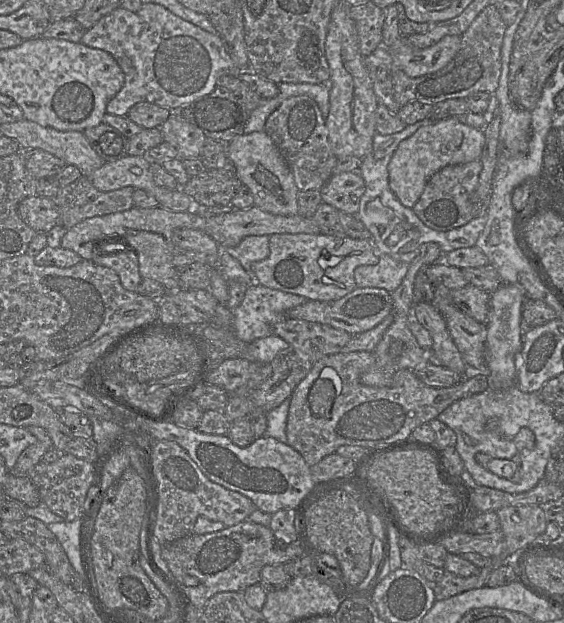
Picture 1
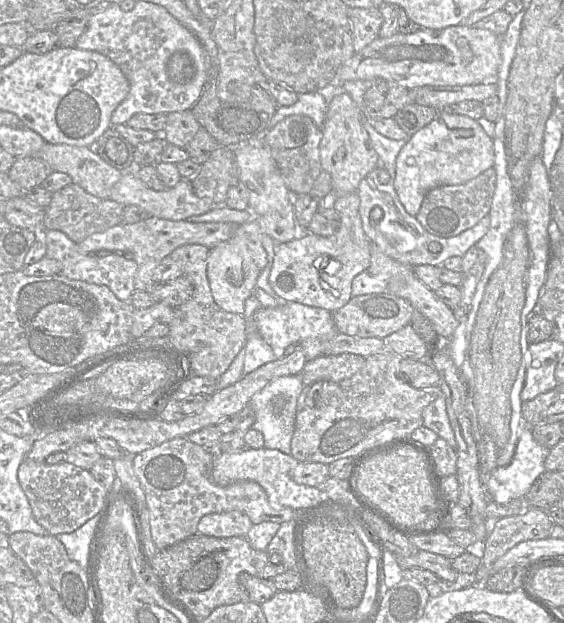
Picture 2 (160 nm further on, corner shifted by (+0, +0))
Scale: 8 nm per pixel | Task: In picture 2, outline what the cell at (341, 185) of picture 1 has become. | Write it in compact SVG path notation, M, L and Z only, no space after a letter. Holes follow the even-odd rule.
M358 192L337 195L332 207L340 217L340 227L334 234L324 237L309 232L297 233L297 238L290 242L275 243L269 284L278 297L288 302L322 308L331 313L349 302L352 298L353 279L367 271L371 261L372 243L363 231L359 204ZM330 259L340 263L335 274L325 272Z

